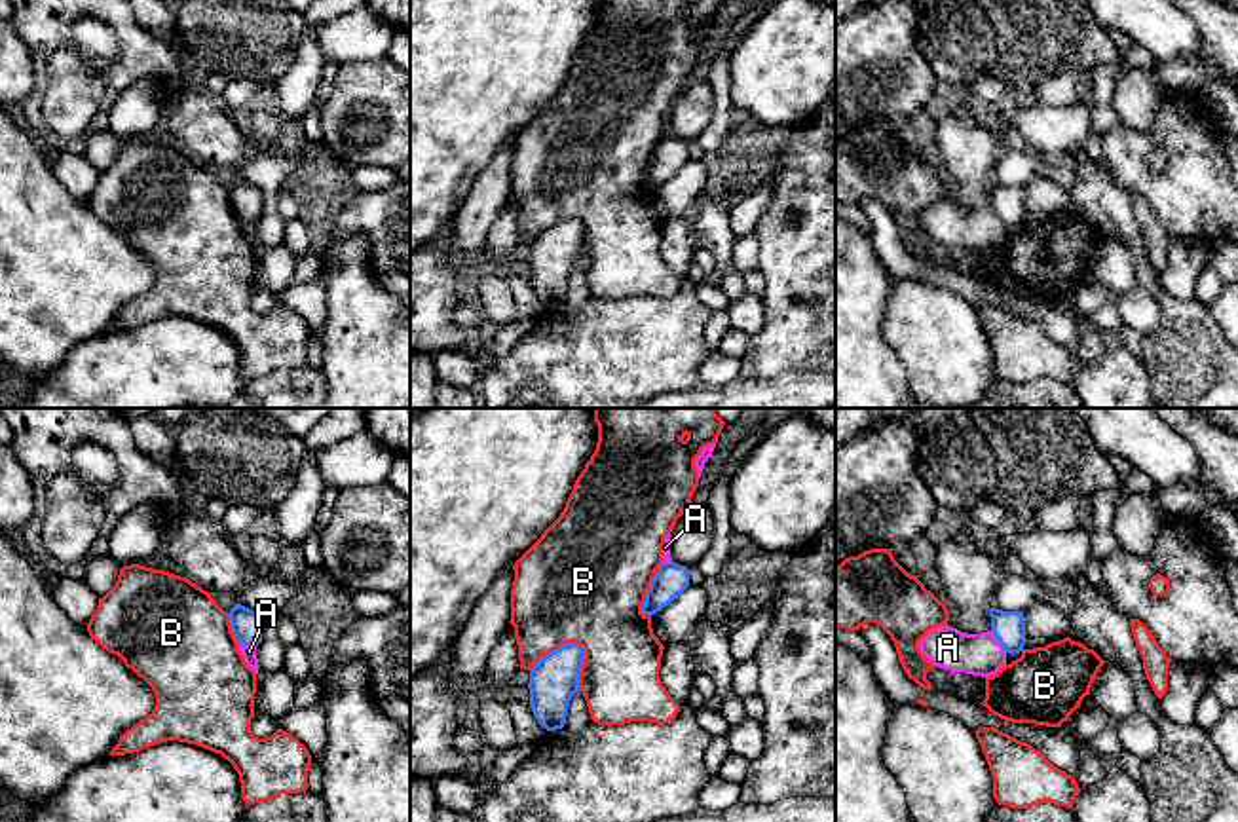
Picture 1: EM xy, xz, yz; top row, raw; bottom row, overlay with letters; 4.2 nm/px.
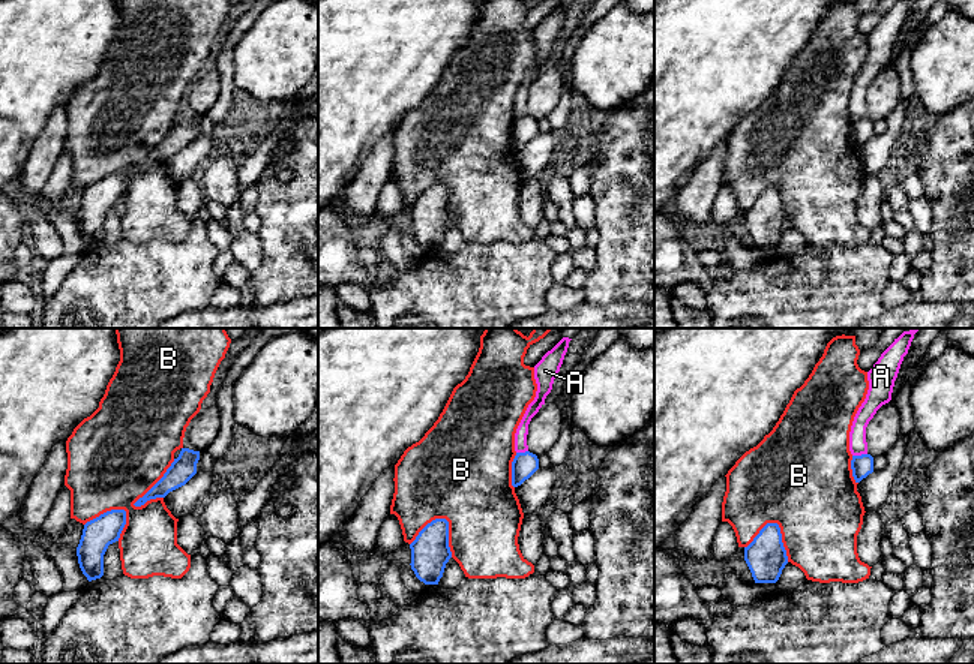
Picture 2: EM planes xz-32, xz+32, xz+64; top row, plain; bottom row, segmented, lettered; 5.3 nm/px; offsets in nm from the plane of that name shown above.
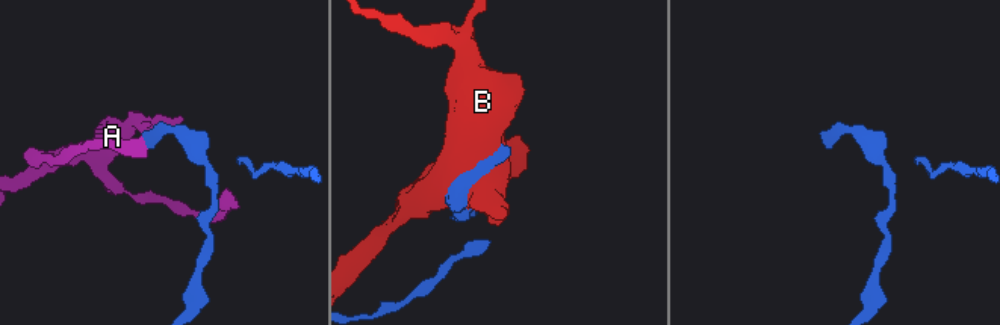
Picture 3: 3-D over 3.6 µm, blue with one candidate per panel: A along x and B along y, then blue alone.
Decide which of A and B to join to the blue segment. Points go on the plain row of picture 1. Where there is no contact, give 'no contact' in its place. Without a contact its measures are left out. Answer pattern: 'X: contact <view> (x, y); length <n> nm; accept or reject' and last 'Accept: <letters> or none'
A: contact yz (999, 217); length 120 nm; reject
B: contact xz (559, 223); length 260 nm; reject
Accept: none

